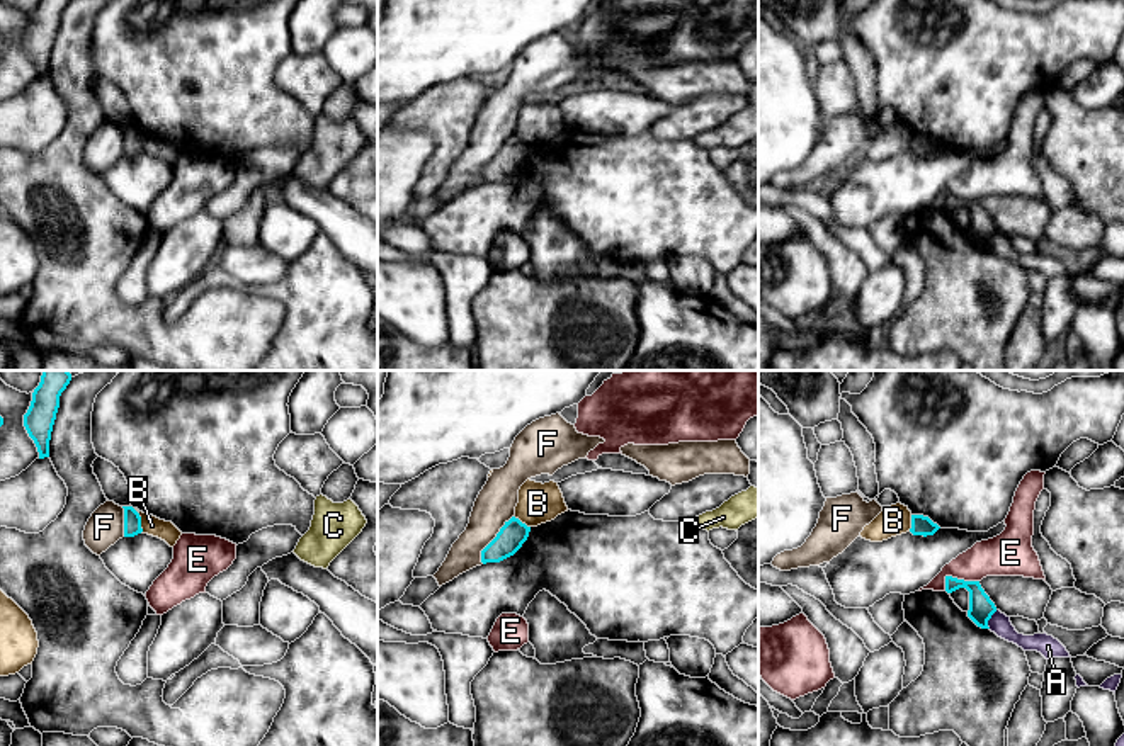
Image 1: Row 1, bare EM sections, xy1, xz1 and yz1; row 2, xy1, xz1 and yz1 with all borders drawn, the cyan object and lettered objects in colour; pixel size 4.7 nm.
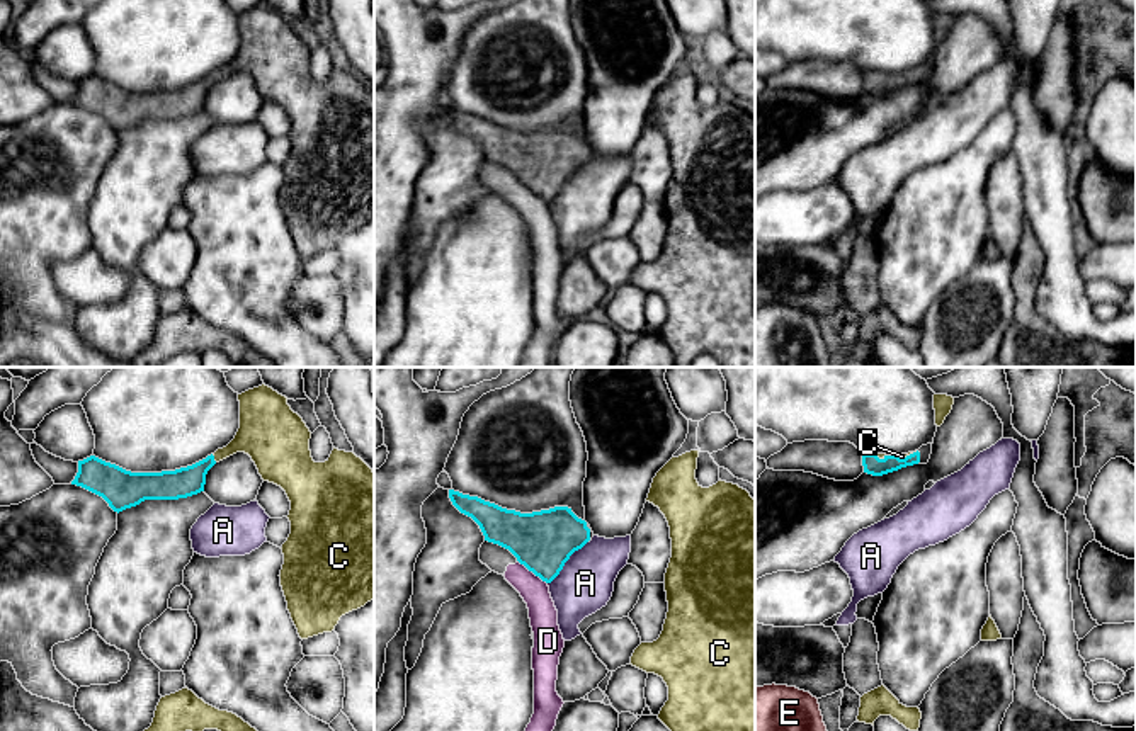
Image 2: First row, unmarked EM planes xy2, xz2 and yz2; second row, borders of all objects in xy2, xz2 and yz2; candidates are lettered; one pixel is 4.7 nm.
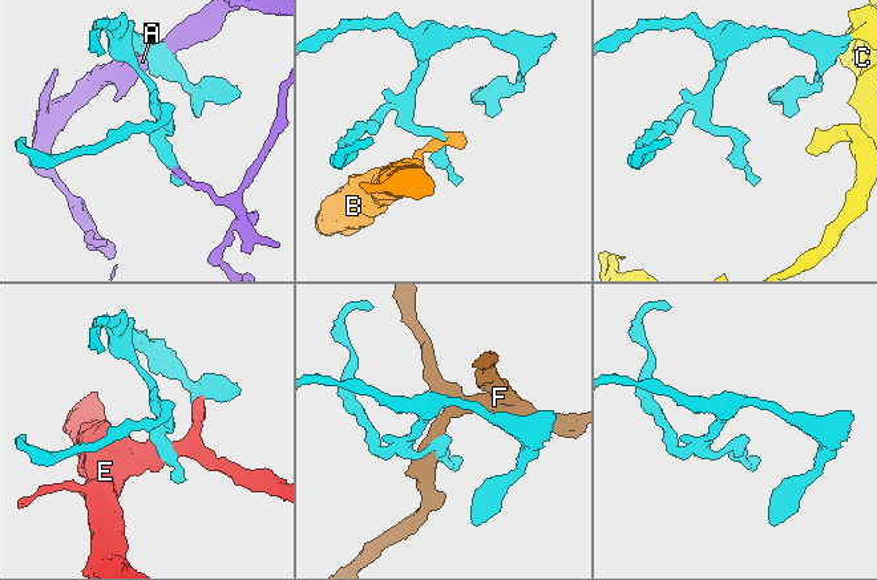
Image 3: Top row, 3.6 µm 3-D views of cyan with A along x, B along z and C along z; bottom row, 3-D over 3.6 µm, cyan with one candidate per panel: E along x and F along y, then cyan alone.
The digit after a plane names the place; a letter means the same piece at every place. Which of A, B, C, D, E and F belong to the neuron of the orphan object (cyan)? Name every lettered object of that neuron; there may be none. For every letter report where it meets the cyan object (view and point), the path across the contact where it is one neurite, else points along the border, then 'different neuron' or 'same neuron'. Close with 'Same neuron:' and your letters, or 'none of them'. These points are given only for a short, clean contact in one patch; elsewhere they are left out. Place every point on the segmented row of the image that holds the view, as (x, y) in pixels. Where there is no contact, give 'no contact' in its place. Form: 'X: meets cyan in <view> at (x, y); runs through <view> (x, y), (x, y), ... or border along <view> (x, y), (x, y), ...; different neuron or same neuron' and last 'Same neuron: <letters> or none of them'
A: meets cyan in xz2 at (567, 560); same neuron
B: meets cyan in xy1 at (140, 520); border along xy1 (133, 508), (140, 517), (143, 531); different neuron
C: meets cyan in xy2 at (213, 458); different neuron
D: meets cyan in xz2 at (533, 572); border along xz2 (517, 560), (546, 583); different neuron
E: meets cyan in yz1 at (956, 578); different neuron
F: meets cyan in xz1 at (493, 539); different neuron
Same neuron: A

